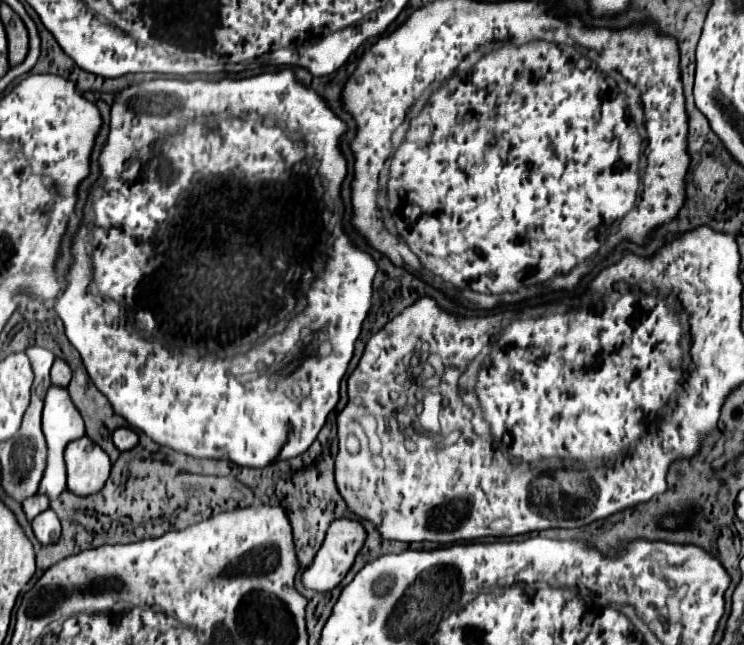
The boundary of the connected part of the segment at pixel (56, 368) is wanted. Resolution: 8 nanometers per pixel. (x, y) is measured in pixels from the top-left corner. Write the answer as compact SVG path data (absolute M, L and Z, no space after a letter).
M56 358L54 360L54 366L52 366L52 384L54 386L60 386L60 388L66 388L70 384L70 380L72 380L70 366L64 360Z

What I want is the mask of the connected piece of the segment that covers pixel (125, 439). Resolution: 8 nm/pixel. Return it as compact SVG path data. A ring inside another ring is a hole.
M116 428L114 432L114 444L120 452L132 450L138 444L138 434L132 428Z

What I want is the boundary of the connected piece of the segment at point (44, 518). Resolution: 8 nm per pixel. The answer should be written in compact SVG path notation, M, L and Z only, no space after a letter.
M44 510L38 518L32 520L32 530L34 530L34 536L36 540L42 544L42 546L48 546L48 544L54 544L58 542L60 538L60 520L58 516L54 514L54 510Z

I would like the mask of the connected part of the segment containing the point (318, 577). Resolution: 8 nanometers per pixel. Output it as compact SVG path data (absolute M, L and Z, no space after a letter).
M336 520L328 532L326 532L326 540L322 544L322 548L318 550L314 562L310 564L310 568L306 568L302 572L302 584L310 590L316 590L316 592L330 592L332 588L336 588L342 578L346 576L346 572L350 570L350 566L354 564L354 558L358 554L358 550L362 548L364 544L364 538L366 538L366 532L364 528L360 526L360 522L356 520Z

